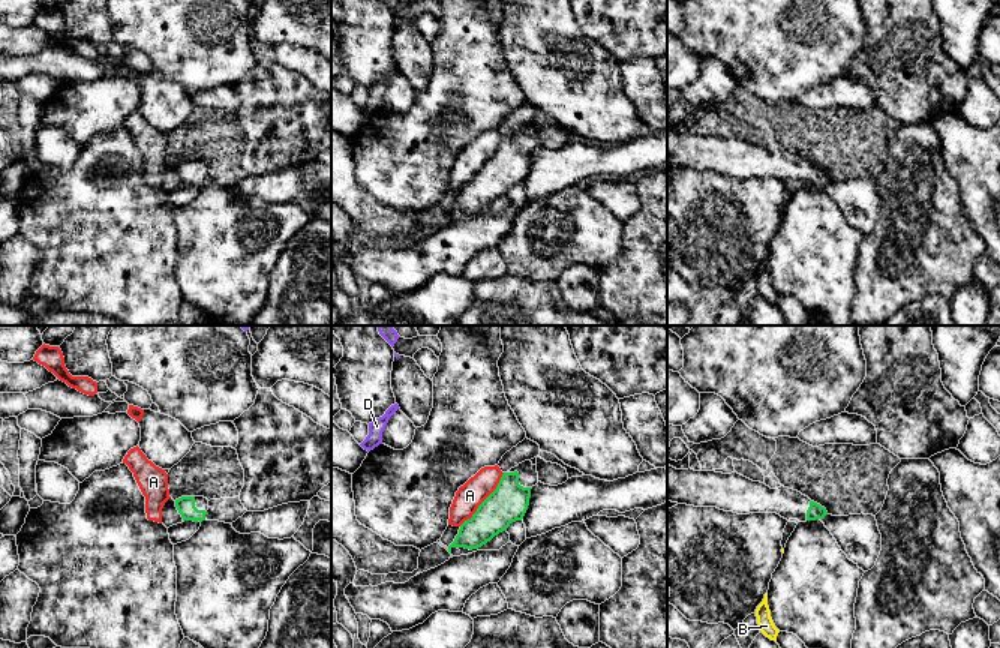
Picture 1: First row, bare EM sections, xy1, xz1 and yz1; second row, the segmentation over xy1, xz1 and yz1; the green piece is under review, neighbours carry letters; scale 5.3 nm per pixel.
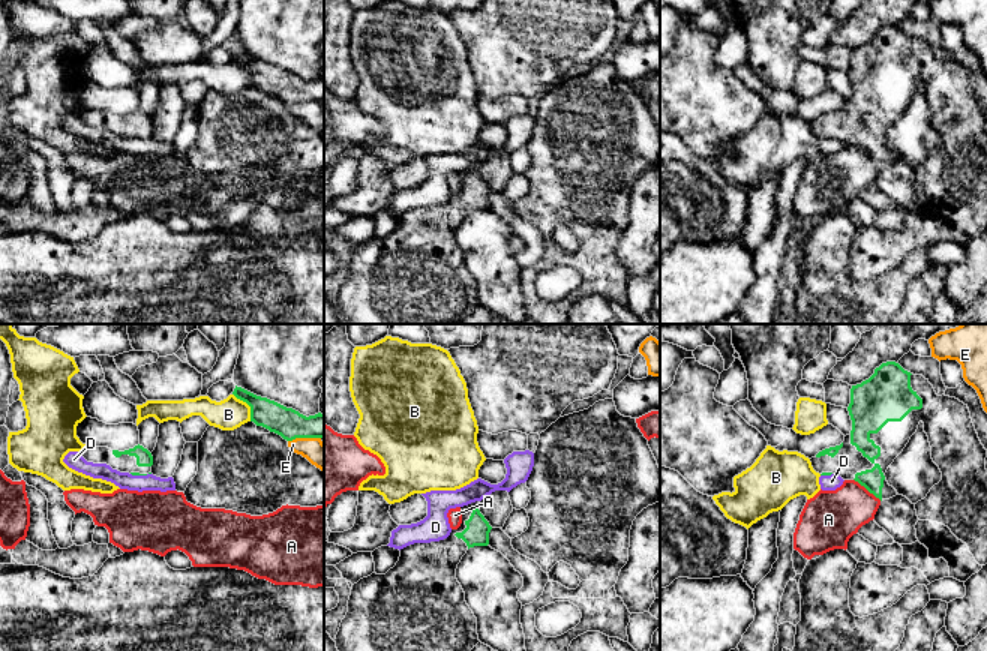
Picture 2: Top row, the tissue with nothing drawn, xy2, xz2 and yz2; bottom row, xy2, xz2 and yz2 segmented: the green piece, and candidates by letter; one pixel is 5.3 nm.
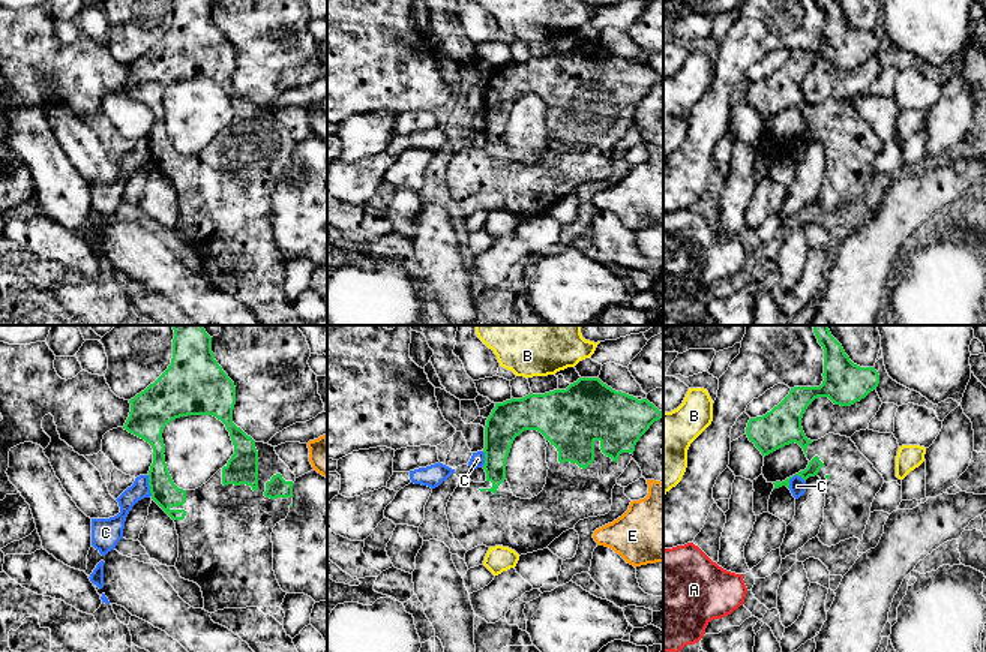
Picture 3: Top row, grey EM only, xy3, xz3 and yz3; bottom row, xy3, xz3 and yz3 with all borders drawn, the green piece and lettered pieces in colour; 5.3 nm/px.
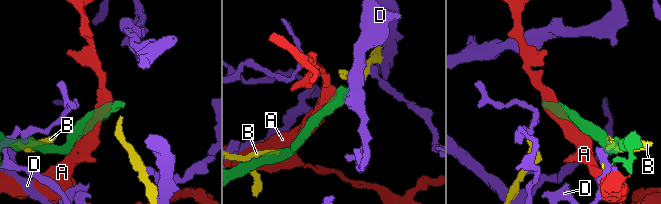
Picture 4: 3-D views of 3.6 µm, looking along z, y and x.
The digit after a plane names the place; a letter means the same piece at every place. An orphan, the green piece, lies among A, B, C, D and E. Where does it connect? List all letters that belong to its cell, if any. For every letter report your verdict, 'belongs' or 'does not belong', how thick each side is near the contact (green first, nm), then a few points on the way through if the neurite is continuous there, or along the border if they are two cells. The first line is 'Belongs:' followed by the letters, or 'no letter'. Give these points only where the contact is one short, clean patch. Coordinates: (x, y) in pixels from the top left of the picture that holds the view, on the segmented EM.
Belongs: no letter
A: does not belong; calibres 200 and 140 nm
B: does not belong; calibres 160 and 170 nm
C: does not belong; calibres 150 and 100 nm; border xy3 (147, 475), (152, 495)
D: does not belong; calibres 20 and 90 nm
E: does not belong; calibres 160 and 140 nm

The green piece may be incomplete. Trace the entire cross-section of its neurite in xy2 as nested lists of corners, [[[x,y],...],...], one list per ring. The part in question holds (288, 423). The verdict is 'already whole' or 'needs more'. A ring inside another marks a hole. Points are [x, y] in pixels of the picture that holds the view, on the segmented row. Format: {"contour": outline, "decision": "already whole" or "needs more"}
{"contour": [[[237,386],[232,394],[250,406],[250,422],[280,435],[286,441],[324,438],[324,414],[321,412],[306,417],[292,408],[256,396]]], "decision": "already whole"}

